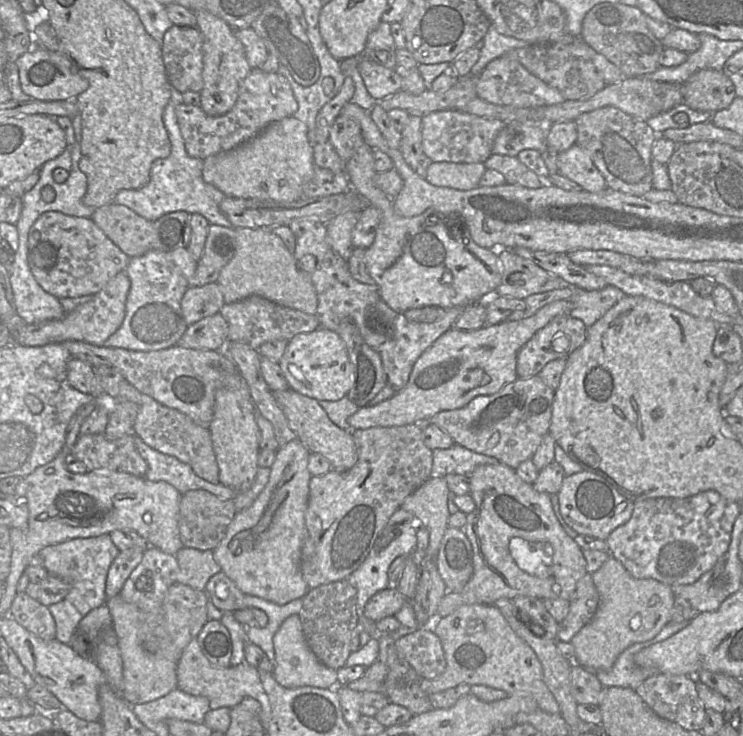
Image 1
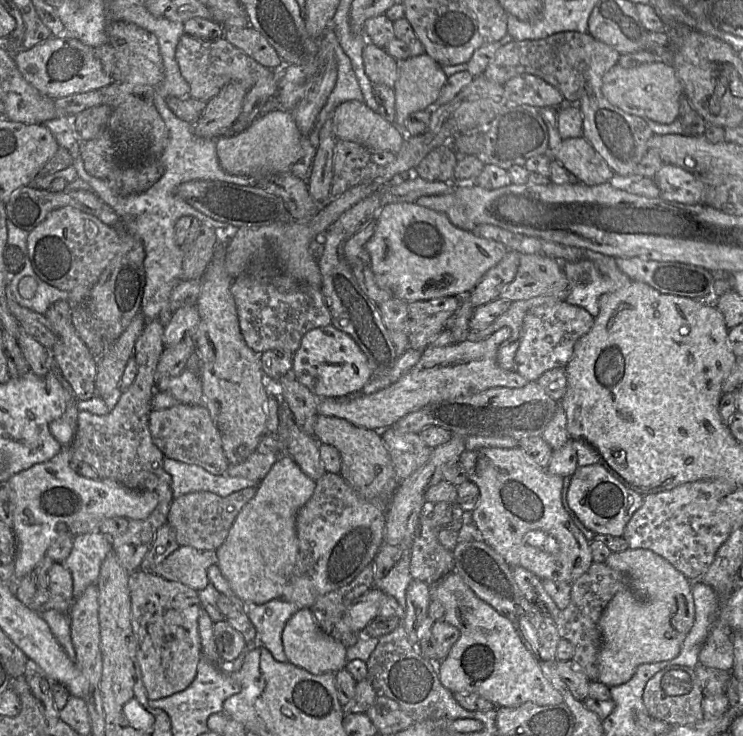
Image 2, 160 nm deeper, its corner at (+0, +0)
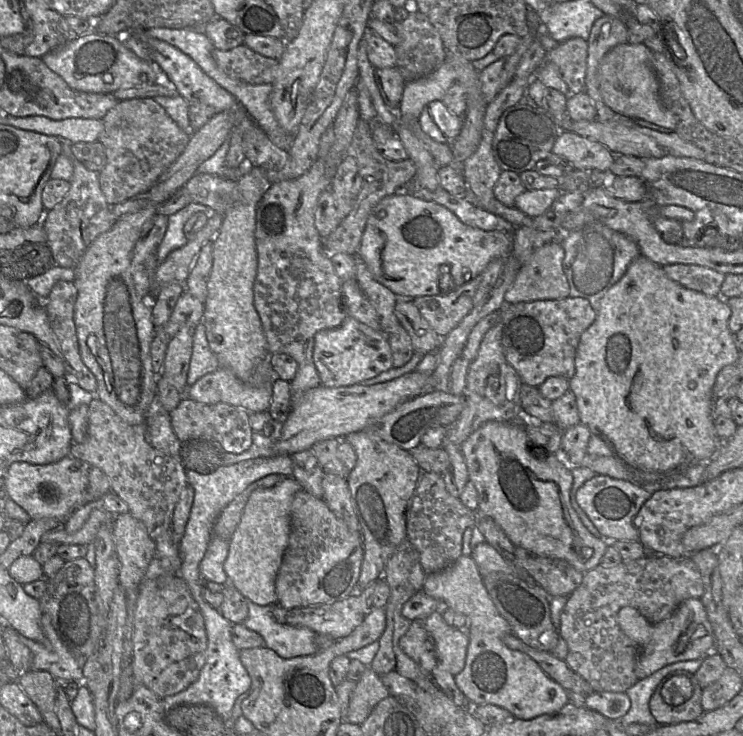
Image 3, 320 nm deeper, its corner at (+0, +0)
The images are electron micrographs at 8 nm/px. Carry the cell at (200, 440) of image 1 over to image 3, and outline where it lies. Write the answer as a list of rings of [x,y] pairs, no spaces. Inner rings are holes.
[[[183,397],[169,413],[172,429],[181,445],[188,441],[203,440],[210,442],[217,451],[232,454],[244,452],[252,443],[249,415],[248,411],[229,404],[205,405],[188,397]]]

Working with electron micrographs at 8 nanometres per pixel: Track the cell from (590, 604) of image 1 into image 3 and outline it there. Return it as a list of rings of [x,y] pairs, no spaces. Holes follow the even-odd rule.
[[[649,555],[637,560],[623,560],[613,567],[600,564],[584,573],[581,584],[568,596],[561,611],[558,635],[568,646],[565,662],[590,684],[594,692],[625,692],[639,680],[635,666],[640,648],[619,627],[618,611],[630,606],[637,609],[649,622],[658,623],[670,617],[685,600],[700,599],[703,595],[704,585],[700,571],[690,558]]]

